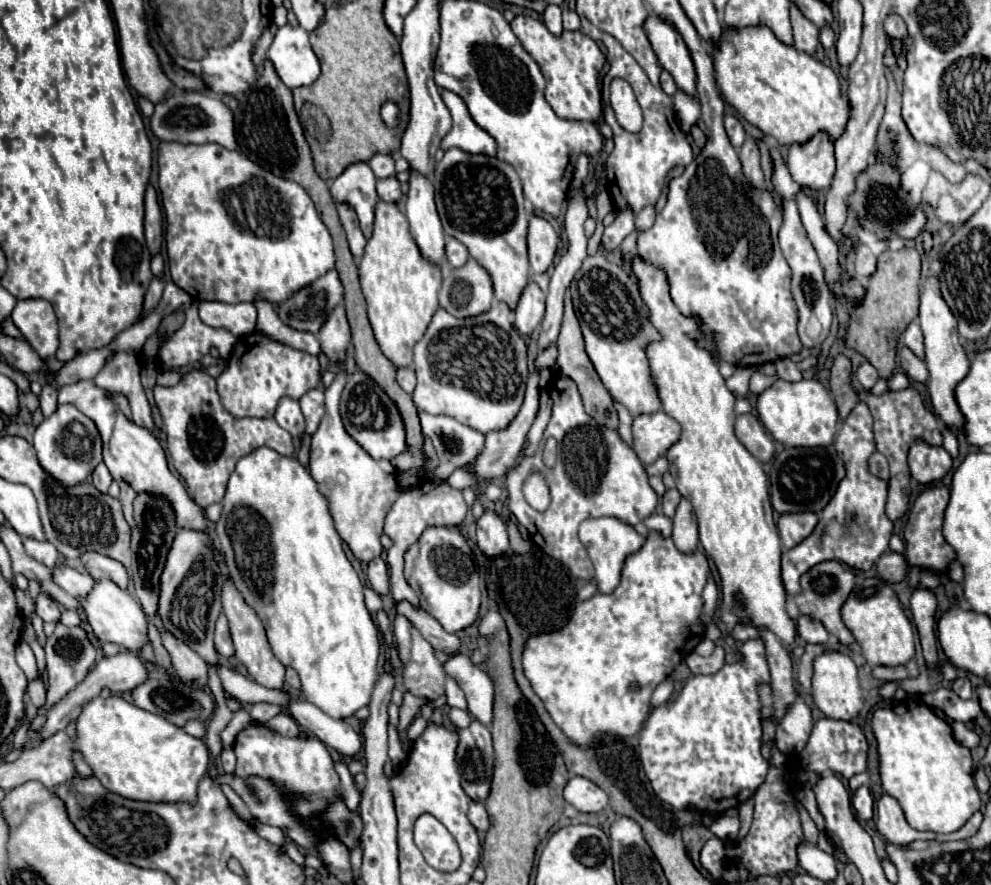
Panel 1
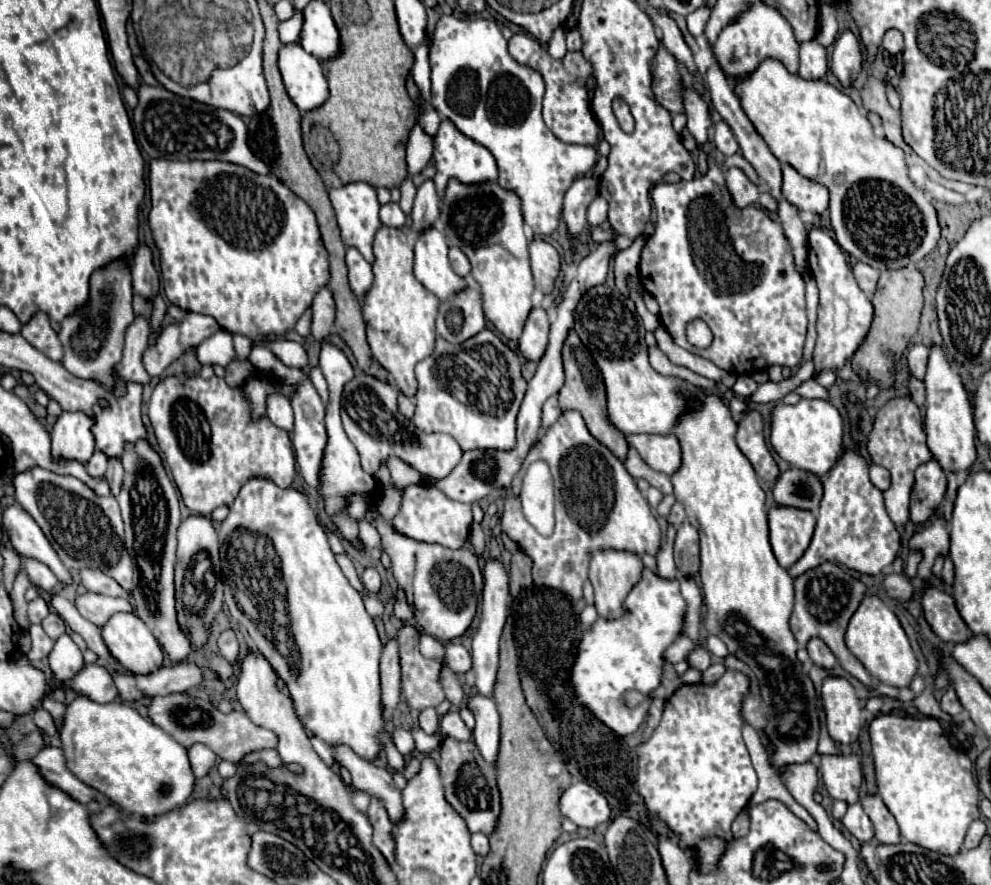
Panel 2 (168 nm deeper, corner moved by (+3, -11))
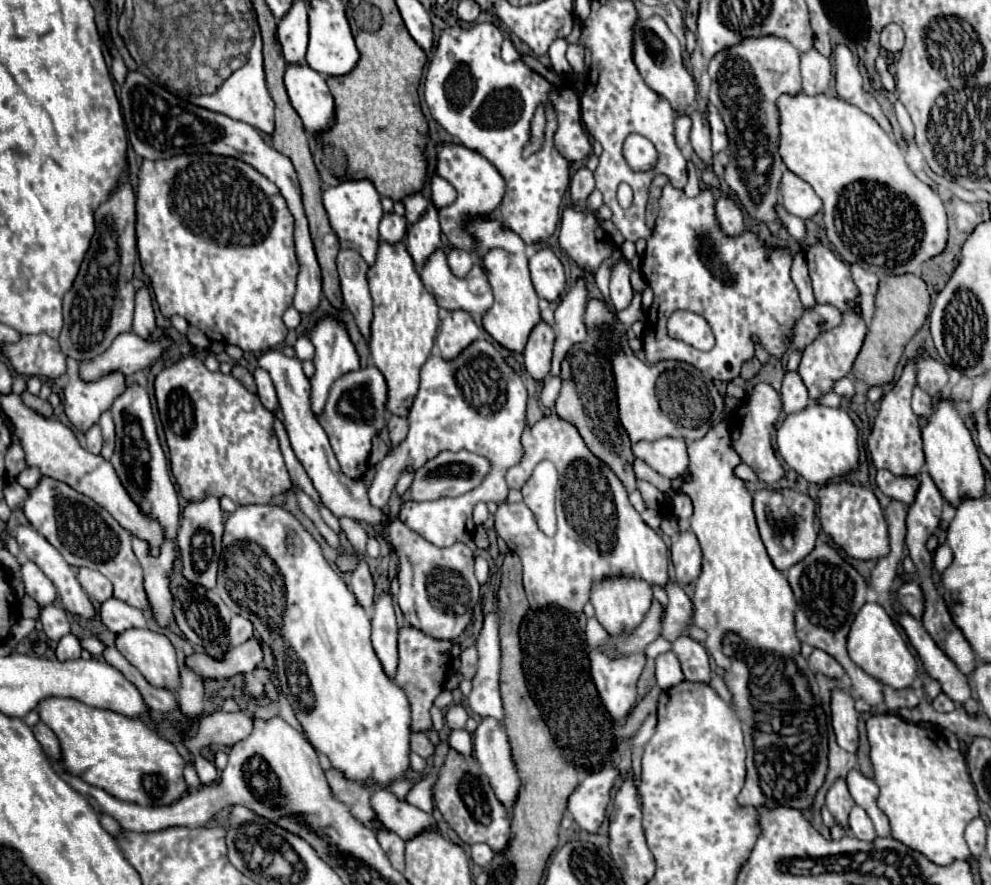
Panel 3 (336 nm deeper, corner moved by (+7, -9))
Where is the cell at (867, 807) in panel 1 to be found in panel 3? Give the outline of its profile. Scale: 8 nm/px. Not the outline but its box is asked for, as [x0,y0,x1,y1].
[849,807,877,841]

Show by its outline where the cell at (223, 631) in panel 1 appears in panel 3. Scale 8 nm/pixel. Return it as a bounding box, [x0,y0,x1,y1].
[229,615,253,647]

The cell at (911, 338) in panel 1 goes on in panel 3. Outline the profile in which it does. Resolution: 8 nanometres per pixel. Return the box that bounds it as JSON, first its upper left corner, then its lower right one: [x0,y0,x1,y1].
[917,355,947,399]

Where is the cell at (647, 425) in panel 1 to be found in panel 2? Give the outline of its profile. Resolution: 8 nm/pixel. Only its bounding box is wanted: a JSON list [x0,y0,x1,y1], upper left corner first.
[629,433,681,475]

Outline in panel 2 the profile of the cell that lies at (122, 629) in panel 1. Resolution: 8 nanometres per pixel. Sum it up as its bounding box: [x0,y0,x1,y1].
[101,613,165,675]

